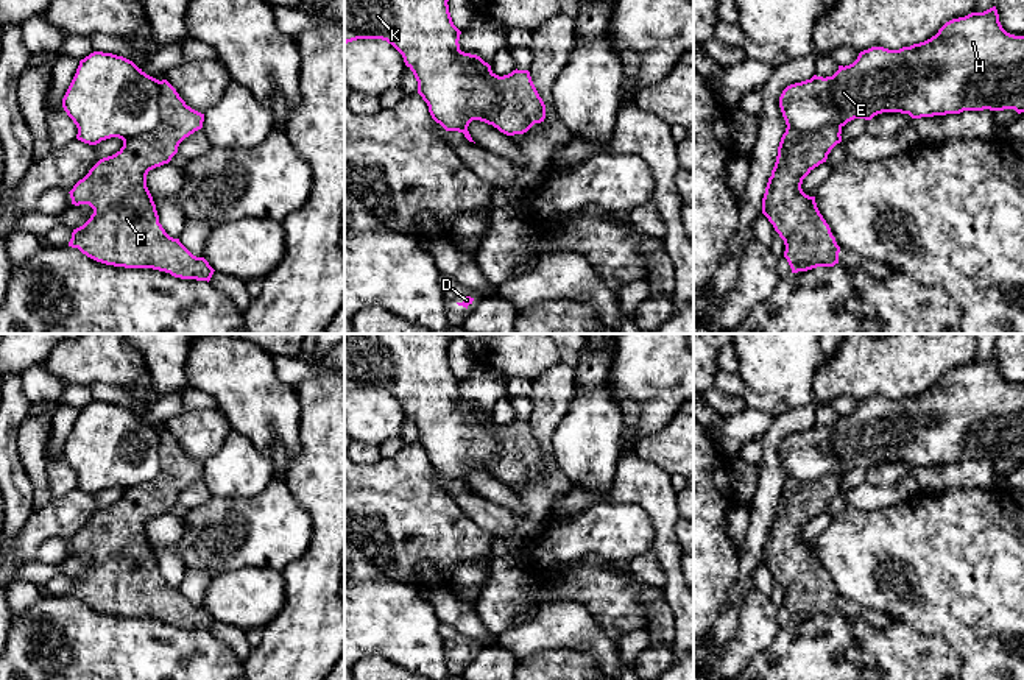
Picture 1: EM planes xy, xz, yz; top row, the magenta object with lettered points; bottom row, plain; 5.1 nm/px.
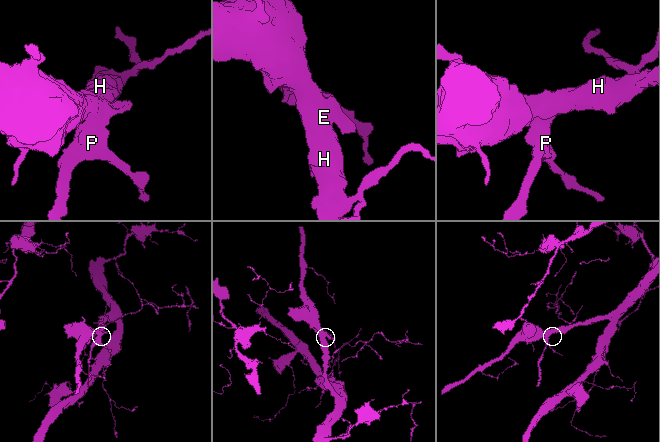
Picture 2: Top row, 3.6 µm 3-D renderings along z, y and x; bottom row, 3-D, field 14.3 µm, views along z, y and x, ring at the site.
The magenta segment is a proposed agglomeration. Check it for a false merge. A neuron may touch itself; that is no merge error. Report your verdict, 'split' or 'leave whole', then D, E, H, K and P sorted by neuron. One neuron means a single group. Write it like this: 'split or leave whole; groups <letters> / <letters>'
split; groups D E H K / P

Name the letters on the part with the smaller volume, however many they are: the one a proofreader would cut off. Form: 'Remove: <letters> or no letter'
Remove: P

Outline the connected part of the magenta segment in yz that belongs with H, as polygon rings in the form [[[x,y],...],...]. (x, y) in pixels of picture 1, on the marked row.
[[[996,6],[946,22],[930,39],[888,50],[871,47],[832,76],[817,76],[787,86],[779,97],[786,125],[817,131],[826,125],[845,126],[854,119],[871,120],[882,112],[912,119],[960,114],[963,111],[1024,112],[1024,36],[1007,33]]]

